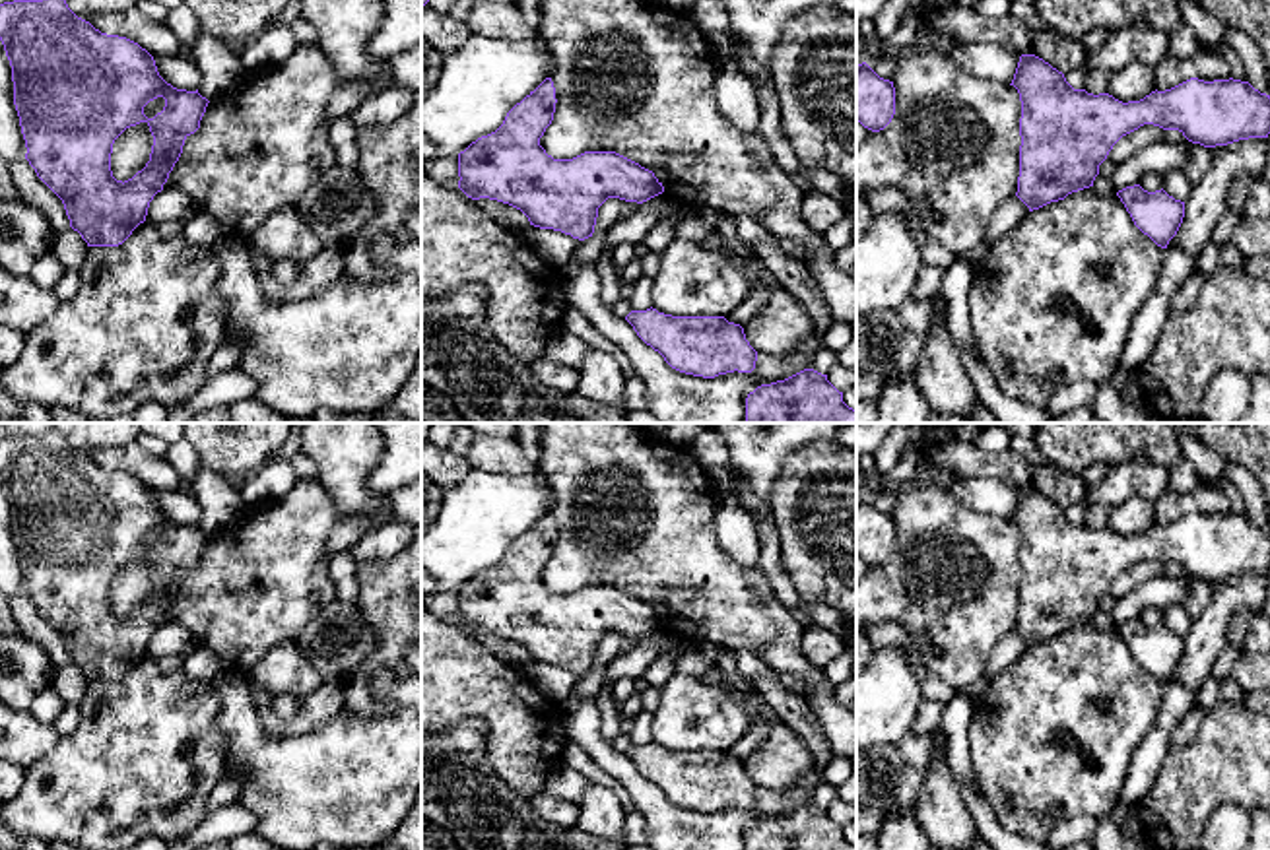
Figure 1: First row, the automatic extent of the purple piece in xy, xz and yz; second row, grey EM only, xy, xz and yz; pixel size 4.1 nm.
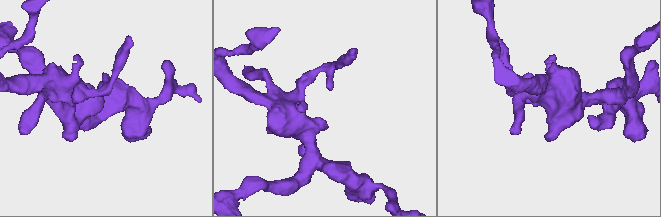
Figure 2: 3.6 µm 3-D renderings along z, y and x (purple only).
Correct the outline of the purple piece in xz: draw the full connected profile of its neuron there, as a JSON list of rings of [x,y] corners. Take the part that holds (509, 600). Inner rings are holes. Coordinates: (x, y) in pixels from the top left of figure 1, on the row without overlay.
[[[546,512],[507,547],[495,567],[458,588],[458,623],[472,635],[489,633],[520,644],[534,662],[585,675],[592,671],[598,642],[608,633],[643,638],[662,629],[664,621],[652,605],[616,586],[585,586],[573,594],[548,590],[540,572],[553,555],[555,538],[553,516]]]

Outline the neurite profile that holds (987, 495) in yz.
[[[988,477],[938,481],[957,503],[977,512],[986,512],[1004,518],[1012,518],[1019,497],[1019,489],[1016,489],[1014,485]]]

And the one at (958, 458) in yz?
[[[922,439],[917,479],[971,479],[988,477],[1016,489],[1035,489],[1064,510],[1087,503],[1089,487],[1084,477],[1054,464],[1033,466],[1014,450],[988,452],[969,441],[932,444]]]

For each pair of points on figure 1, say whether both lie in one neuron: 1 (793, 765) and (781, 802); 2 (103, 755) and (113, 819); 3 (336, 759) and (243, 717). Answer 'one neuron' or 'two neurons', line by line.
1: two neurons
2: one neuron
3: one neuron

